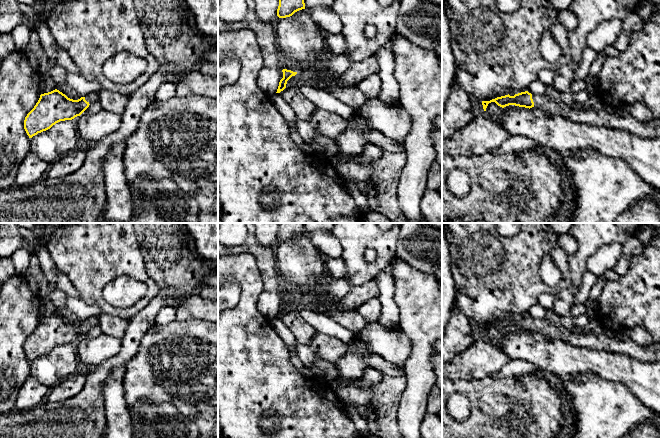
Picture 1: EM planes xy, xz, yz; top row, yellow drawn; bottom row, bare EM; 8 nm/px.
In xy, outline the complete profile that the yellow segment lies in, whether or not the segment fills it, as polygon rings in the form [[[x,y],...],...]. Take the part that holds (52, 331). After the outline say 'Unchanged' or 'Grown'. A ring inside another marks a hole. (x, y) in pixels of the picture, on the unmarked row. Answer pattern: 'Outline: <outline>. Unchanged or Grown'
Outline: [[[57,313],[41,318],[34,332],[25,341],[24,353],[29,362],[32,362],[60,345],[80,340],[90,328],[98,324],[98,317],[91,317],[78,324],[68,322]]]. Grown

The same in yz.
Outline: [[[528,315],[515,318],[514,320],[508,318],[490,325],[482,325],[484,335],[486,335],[488,328],[491,326],[495,326],[502,332],[515,329],[530,333],[535,330],[542,336],[561,340],[573,346],[621,353],[648,363],[660,362],[660,343],[653,343],[650,346],[644,347],[630,339],[617,340],[614,337],[614,333],[606,329],[603,329],[598,335],[583,334],[579,330],[571,332],[561,324],[553,323],[545,318],[532,319]]]. Grown

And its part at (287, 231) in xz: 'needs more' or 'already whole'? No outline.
already whole

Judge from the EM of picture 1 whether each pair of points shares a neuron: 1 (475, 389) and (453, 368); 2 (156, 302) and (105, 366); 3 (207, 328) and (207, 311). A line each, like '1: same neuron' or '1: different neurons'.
1: different neurons
2: same neuron
3: different neurons

